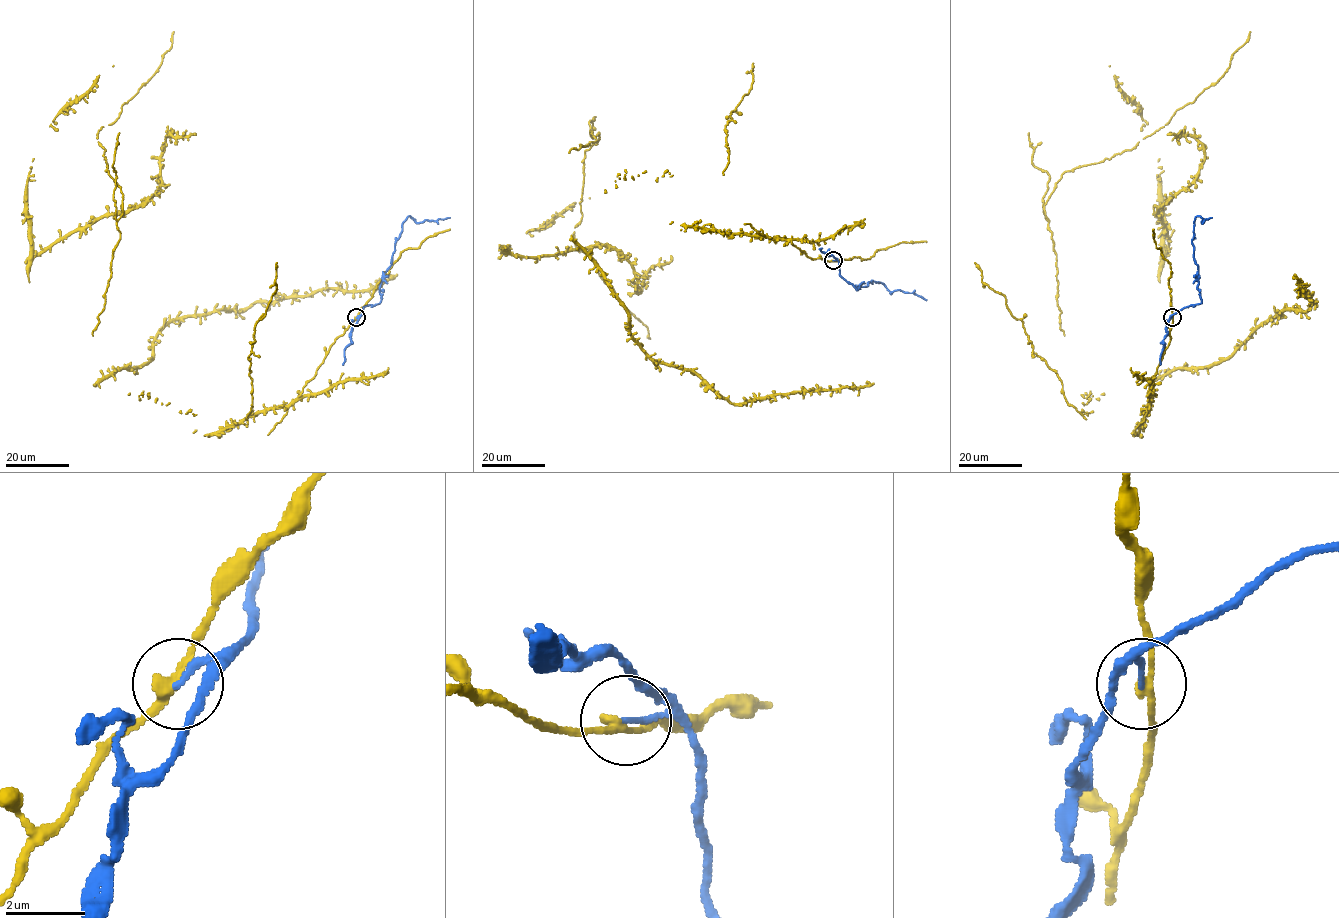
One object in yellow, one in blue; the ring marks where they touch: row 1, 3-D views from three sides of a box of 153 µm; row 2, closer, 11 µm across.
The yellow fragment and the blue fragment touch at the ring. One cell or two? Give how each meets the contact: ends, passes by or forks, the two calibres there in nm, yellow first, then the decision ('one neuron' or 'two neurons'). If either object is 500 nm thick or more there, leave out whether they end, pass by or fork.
yellow passes by; blue ends there; 220 nm thick on the yellow side, 150 nm on the other; two neurons

